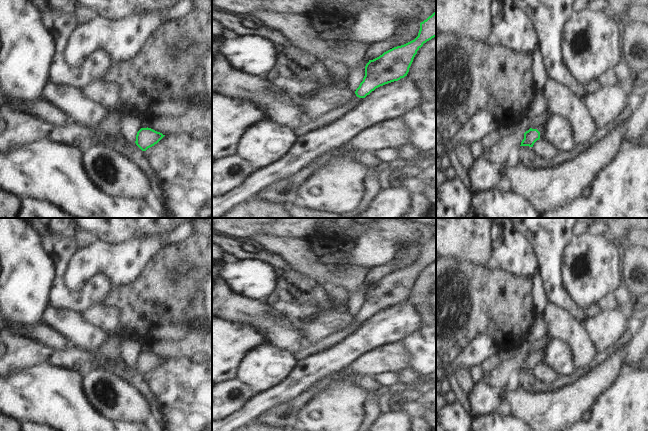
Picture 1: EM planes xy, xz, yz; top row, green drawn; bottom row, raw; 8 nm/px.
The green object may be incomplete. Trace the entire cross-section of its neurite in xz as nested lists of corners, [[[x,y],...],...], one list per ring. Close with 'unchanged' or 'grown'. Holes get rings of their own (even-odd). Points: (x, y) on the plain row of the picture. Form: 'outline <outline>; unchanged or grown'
outline [[[436,237],[420,247],[418,260],[401,270],[384,276],[379,281],[369,284],[365,290],[365,300],[354,316],[351,324],[323,338],[316,345],[309,345],[293,355],[296,362],[330,348],[356,331],[363,322],[376,312],[398,305],[407,300],[417,275],[424,267],[436,261]]]; grown

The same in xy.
outline [[[141,352],[136,359],[136,369],[146,375],[148,372],[157,368],[165,359],[151,352]]]; unchanged

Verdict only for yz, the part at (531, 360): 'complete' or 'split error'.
split error

